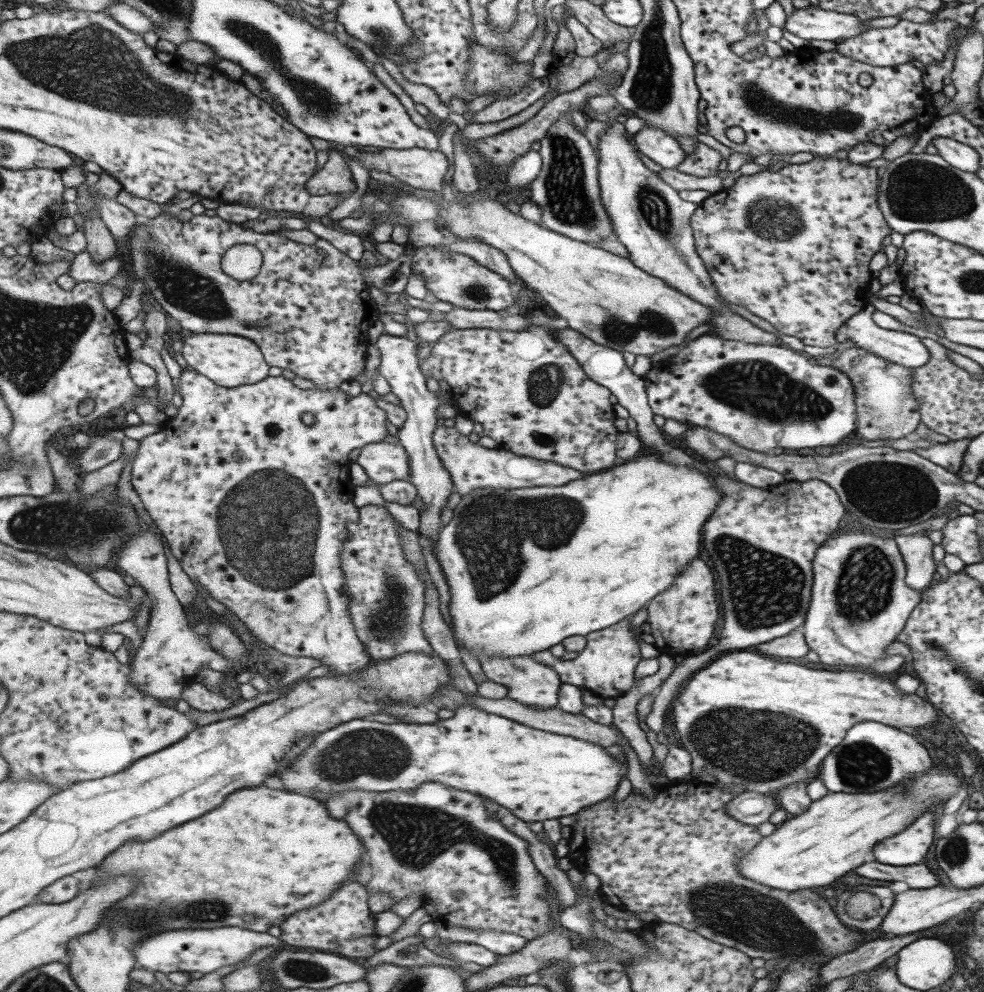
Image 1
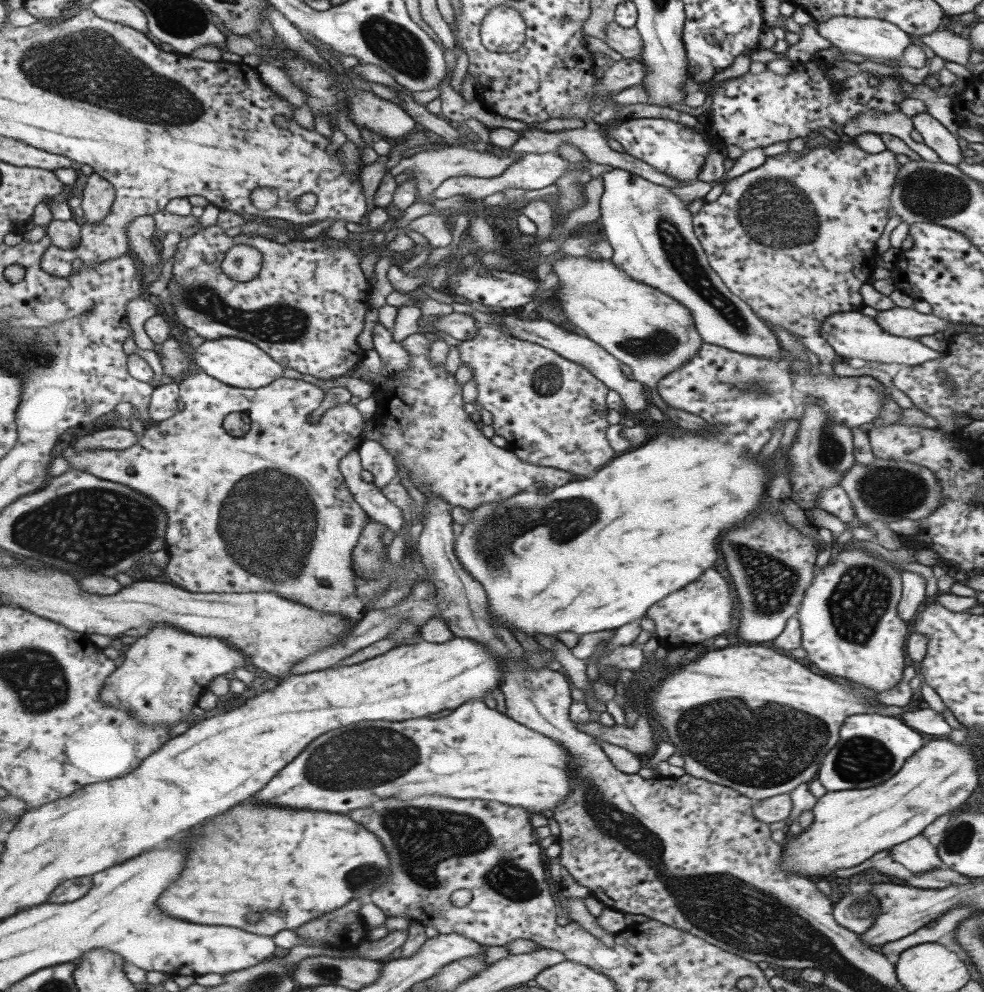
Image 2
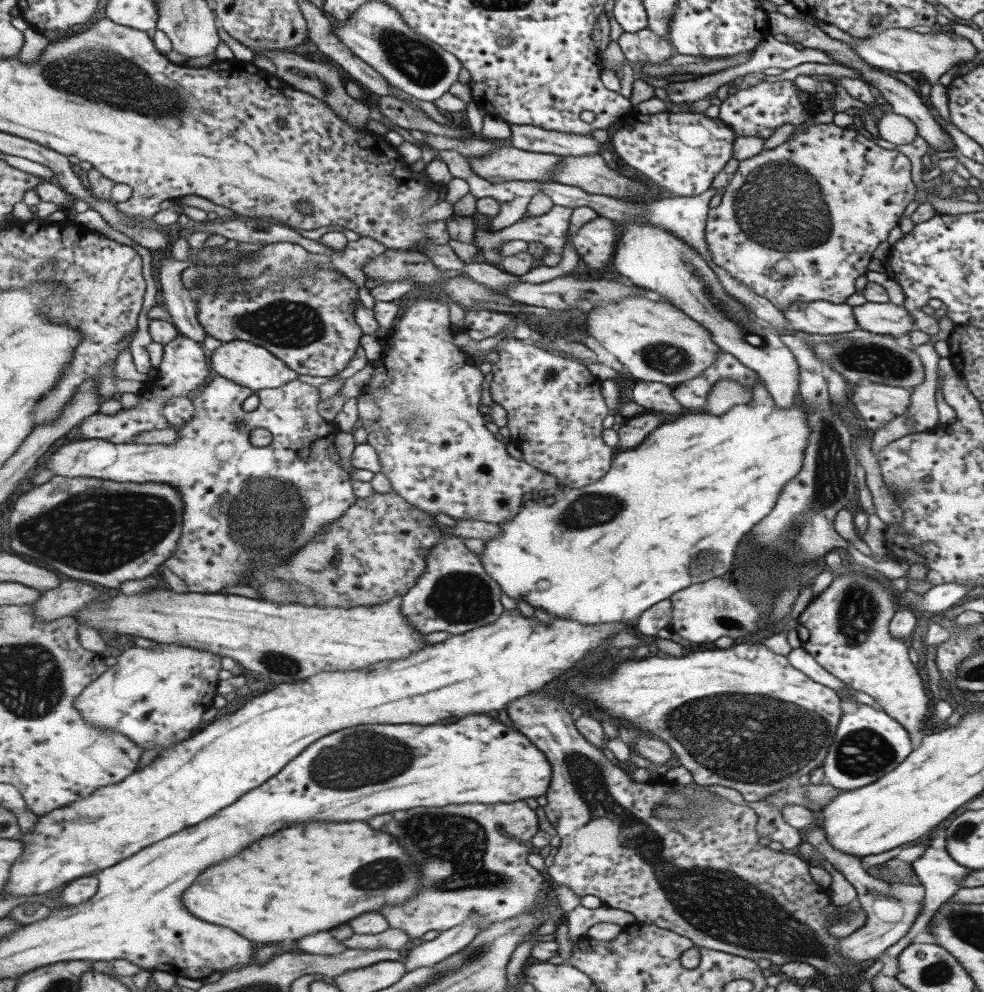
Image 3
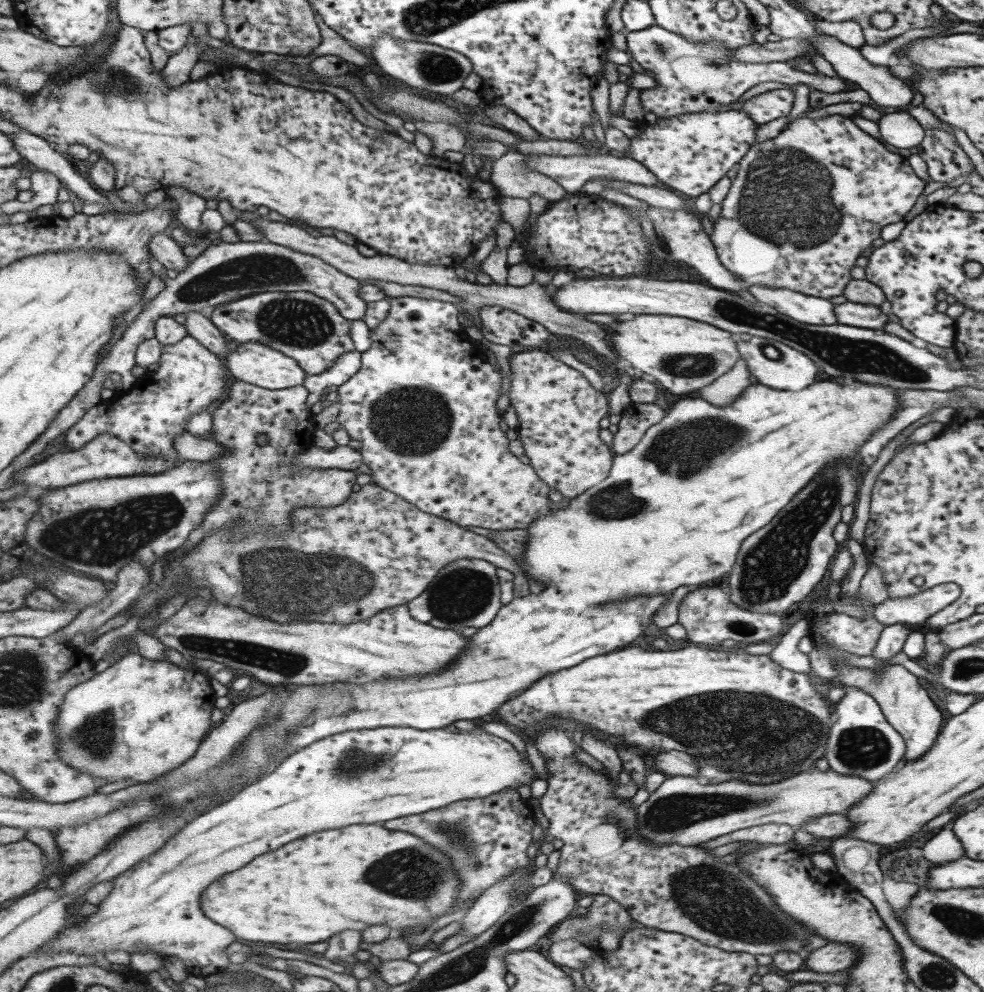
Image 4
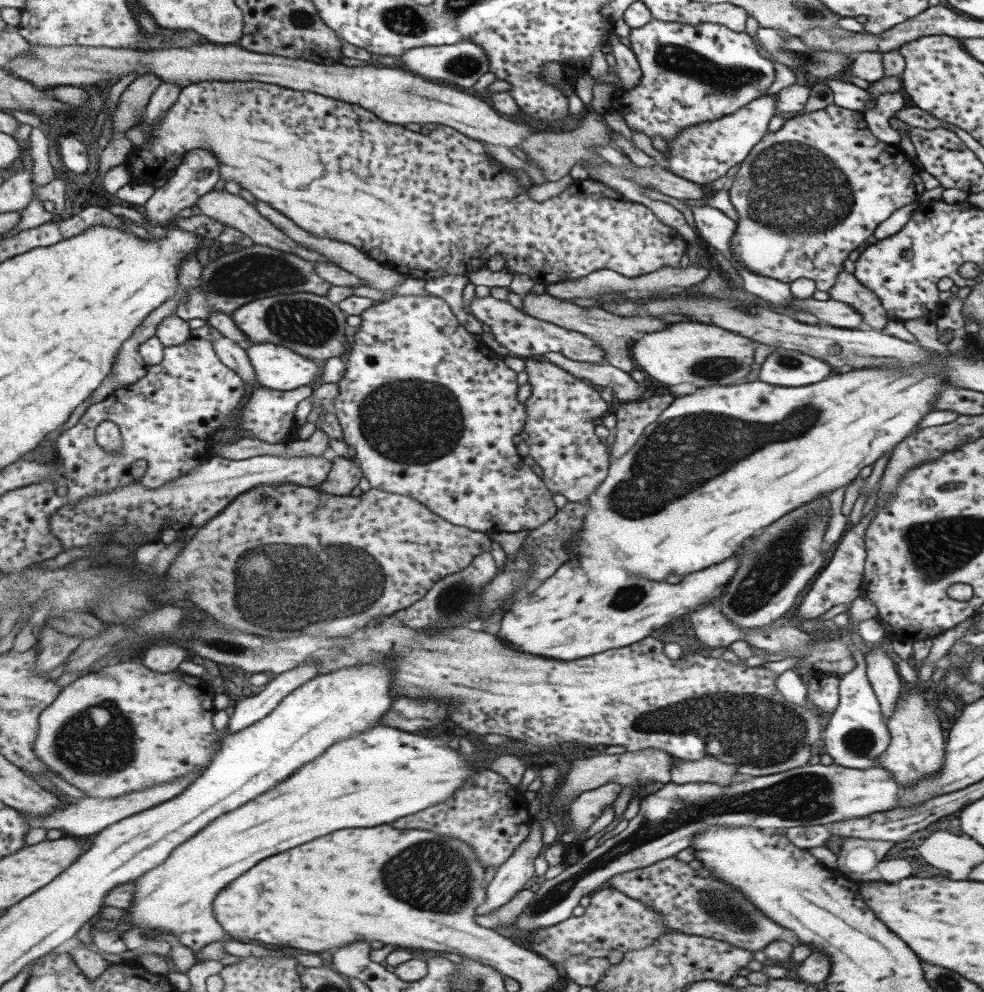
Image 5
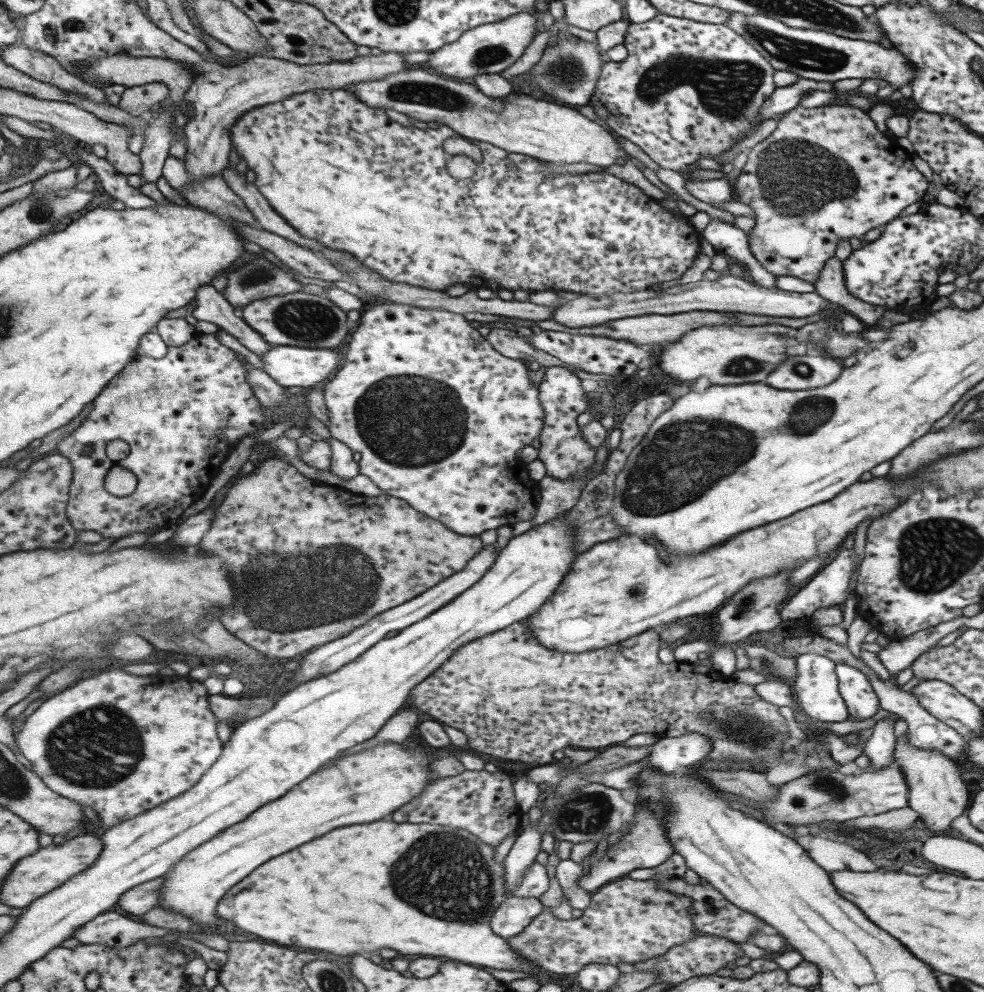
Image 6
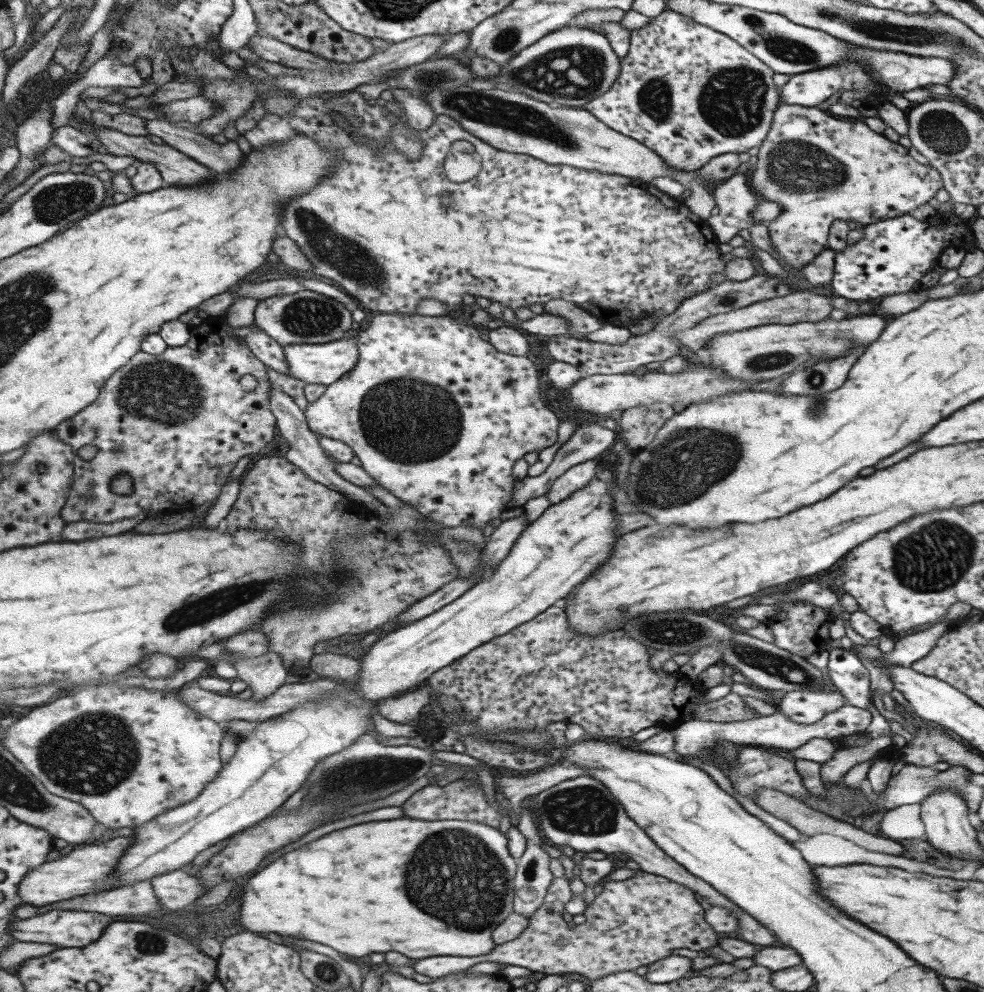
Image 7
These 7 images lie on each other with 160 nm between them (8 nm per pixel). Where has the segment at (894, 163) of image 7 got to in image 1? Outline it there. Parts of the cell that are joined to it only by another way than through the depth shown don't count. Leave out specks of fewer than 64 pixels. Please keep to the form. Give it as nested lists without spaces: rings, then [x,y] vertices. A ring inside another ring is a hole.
[[[813,156],[812,160],[805,164],[789,164],[777,172],[769,172],[766,169],[751,176],[739,175],[731,188],[725,188],[710,195],[697,205],[697,209],[689,217],[696,253],[700,256],[705,272],[709,274],[717,294],[725,301],[743,306],[747,312],[767,320],[781,334],[799,338],[805,346],[820,346],[821,348],[836,346],[835,330],[867,305],[870,294],[868,285],[872,278],[868,264],[873,254],[881,250],[883,238],[890,234],[890,228],[877,206],[877,187],[878,178],[875,168],[863,166],[863,164],[851,164],[847,159],[837,160],[837,158],[823,158],[823,156]]]

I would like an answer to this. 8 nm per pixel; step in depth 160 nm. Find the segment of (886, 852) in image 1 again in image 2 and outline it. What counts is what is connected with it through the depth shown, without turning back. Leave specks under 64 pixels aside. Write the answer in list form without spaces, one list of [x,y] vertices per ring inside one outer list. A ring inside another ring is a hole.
[[[910,838],[905,844],[897,844],[889,850],[891,858],[902,864],[913,874],[923,874],[933,869],[944,868],[935,854],[935,846],[931,846],[926,838]]]

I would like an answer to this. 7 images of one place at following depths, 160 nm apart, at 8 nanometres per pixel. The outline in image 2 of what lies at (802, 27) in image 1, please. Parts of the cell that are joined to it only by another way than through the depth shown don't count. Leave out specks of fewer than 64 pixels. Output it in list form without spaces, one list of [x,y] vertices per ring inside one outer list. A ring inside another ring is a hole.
[[[831,16],[823,22],[818,22],[814,28],[819,34],[829,40],[834,47],[842,52],[860,54],[871,62],[886,62],[886,60],[900,60],[902,50],[908,44],[914,44],[914,36],[903,32],[898,26],[875,18],[855,18],[853,16]]]

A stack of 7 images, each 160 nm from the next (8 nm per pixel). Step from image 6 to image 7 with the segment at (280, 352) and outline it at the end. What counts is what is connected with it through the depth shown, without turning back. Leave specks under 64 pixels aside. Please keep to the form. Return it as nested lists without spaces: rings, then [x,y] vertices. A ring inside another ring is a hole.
[[[355,329],[350,336],[340,341],[326,343],[293,343],[285,345],[284,351],[290,372],[288,376],[306,382],[306,384],[326,384],[327,386],[340,380],[347,373],[351,373],[360,362],[360,330]]]

